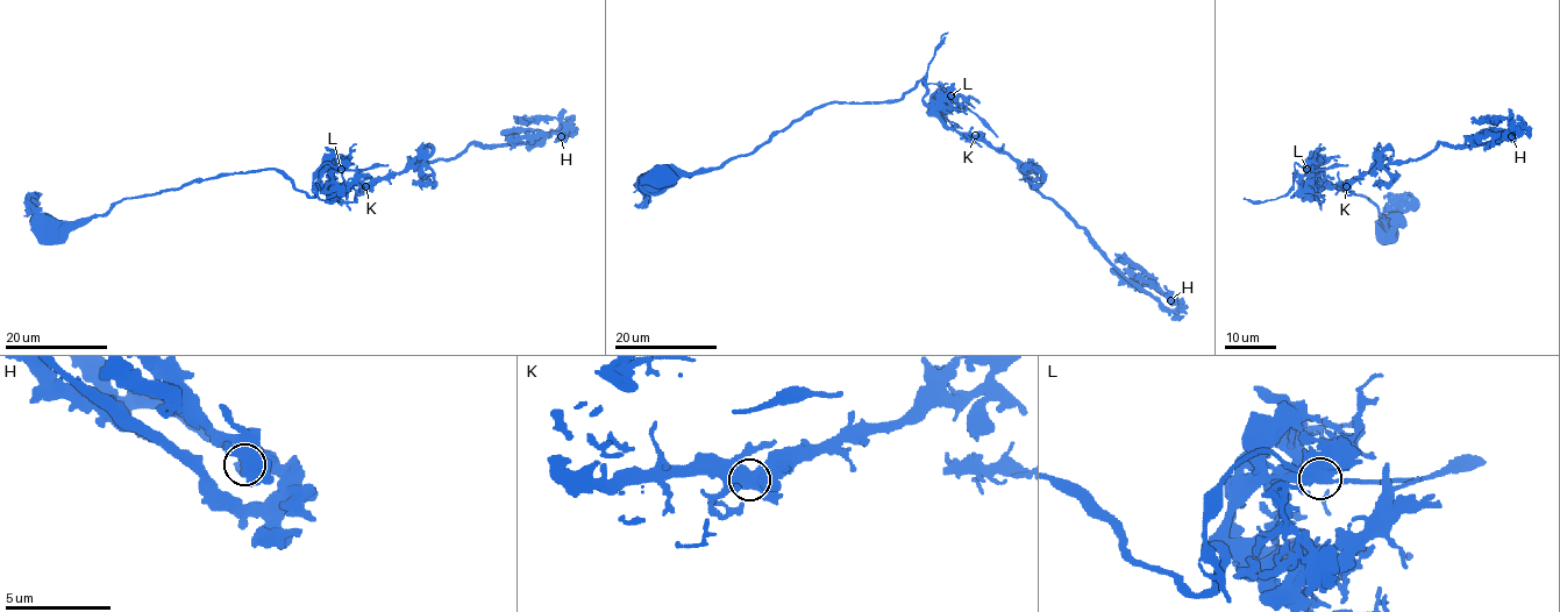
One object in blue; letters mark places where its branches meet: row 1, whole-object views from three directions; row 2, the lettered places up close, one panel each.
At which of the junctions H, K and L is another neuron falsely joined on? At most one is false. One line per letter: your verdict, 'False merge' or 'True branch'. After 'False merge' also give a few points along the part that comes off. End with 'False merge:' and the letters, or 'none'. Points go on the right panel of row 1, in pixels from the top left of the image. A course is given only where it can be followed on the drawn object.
H: True branch
K: True branch
L: False merge. Course of the part to remove: (1306, 169), (1295, 163), (1291, 187), (1273, 200), (1242, 199)
False merge: L

